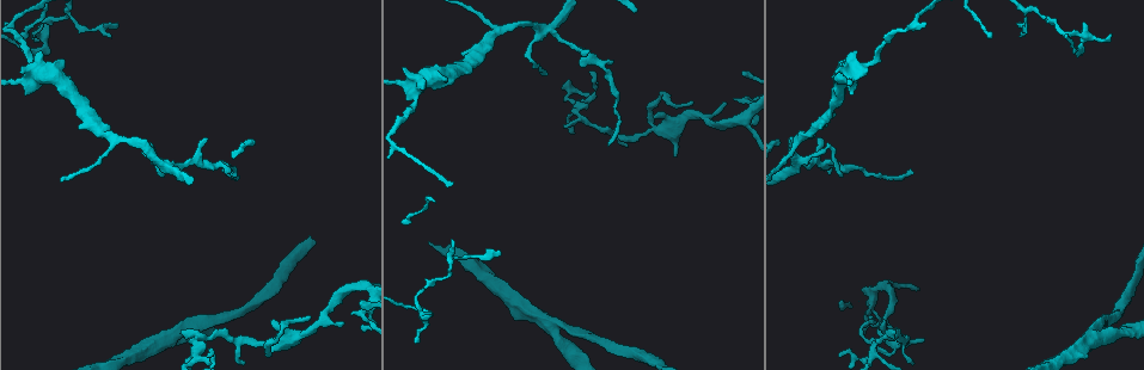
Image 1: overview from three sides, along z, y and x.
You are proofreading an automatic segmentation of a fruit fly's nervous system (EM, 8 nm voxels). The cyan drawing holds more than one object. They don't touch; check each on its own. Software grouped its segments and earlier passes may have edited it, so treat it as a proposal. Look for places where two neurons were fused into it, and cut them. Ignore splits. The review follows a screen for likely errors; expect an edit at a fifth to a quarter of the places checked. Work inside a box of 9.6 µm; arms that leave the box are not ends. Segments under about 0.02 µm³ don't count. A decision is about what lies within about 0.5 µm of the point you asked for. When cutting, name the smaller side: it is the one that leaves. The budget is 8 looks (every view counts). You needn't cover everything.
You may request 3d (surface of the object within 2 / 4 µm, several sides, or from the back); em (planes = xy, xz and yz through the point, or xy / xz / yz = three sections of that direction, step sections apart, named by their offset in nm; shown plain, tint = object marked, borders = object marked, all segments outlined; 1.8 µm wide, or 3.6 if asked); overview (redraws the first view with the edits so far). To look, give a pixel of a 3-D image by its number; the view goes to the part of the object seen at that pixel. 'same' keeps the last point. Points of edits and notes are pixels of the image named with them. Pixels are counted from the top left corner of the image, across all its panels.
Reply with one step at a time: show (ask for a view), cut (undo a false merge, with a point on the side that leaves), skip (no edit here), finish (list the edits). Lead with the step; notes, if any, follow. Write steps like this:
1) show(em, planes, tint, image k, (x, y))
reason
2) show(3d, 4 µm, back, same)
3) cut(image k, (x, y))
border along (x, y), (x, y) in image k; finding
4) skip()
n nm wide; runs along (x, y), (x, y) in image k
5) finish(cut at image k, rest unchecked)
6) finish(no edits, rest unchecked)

show(em, yz, step 8, tint, image 1, (424, 310))
calibre changes

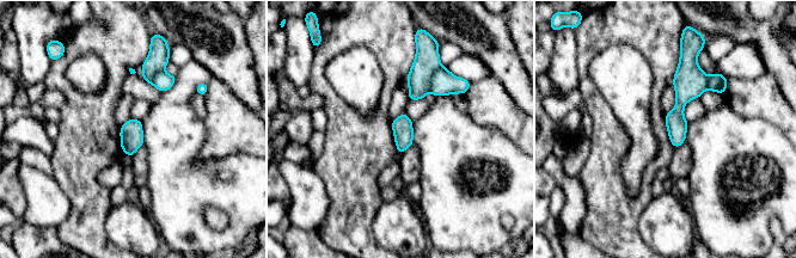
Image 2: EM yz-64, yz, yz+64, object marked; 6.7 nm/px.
cut(image 2, (427, 62))
border along (441, 66), (433, 75), (428, 91) in image 2; a second neuron is stuck on

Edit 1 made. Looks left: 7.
show(em, planes, tint, image 1, (1095, 337))
thick turns thin

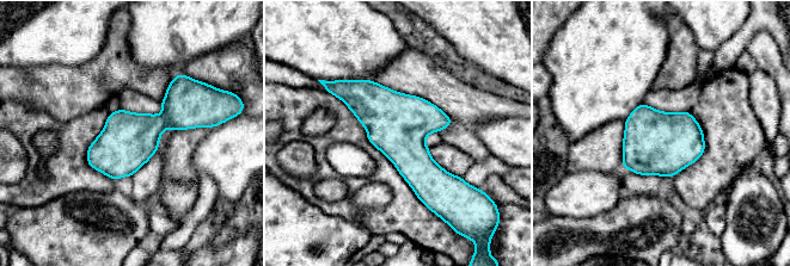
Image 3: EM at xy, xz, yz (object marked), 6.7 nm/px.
skip()
all the same neuron

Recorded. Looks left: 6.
show(em, xy, step 16, tint, image 1, (871, 358))
sharp bend

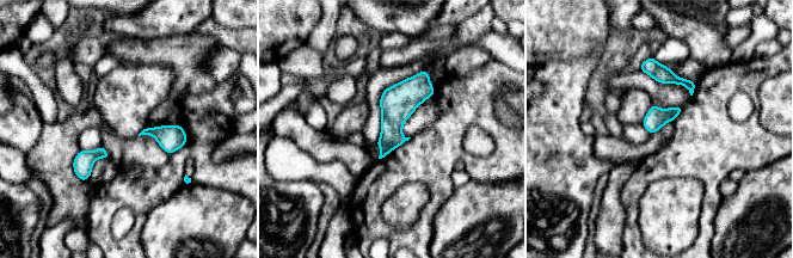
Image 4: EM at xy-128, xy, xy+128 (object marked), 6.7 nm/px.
show(em, planes, tint, same)

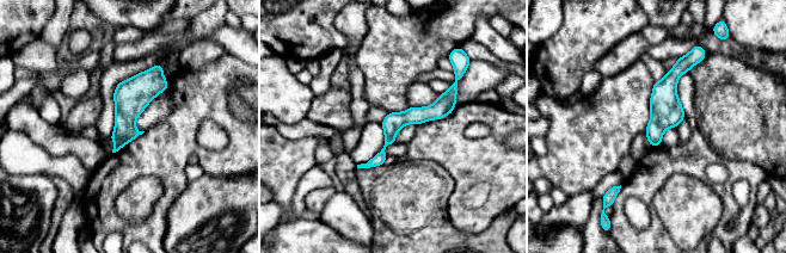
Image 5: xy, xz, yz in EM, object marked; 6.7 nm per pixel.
skip()
140 nm wide; runs along (454, 90), (433, 112), (403, 118), (368, 165) in image 5; continuous, no second neuron

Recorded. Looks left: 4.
finish(cut at image 2, rest unchecked)

